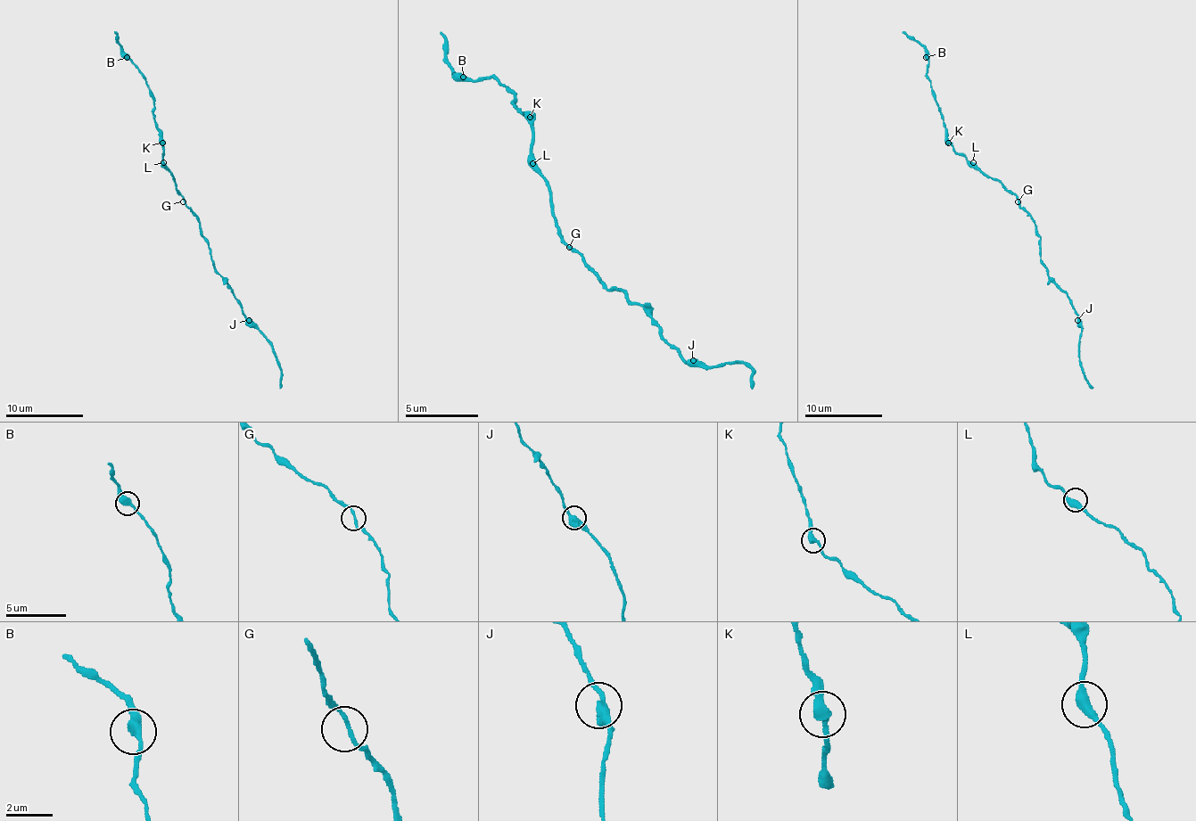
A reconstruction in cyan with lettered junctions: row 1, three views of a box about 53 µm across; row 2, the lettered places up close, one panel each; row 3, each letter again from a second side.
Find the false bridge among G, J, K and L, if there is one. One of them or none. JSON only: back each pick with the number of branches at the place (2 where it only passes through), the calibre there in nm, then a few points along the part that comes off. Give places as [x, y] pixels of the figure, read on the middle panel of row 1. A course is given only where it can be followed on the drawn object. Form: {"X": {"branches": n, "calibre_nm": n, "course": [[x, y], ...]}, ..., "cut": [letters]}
{"cut": []}

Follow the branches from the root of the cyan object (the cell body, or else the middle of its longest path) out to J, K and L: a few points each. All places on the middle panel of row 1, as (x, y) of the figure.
J: (573, 247), (609, 291), (620, 291), (634, 302), (653, 320), (663, 338), (685, 360), (693, 360)
K: (573, 247), (562, 236), (550, 207), (550, 185), (540, 175), (532, 156), (532, 124), (529, 116)
L: (573, 247), (562, 236), (562, 229), (555, 218), (555, 211), (550, 207), (550, 185), (532, 163)

